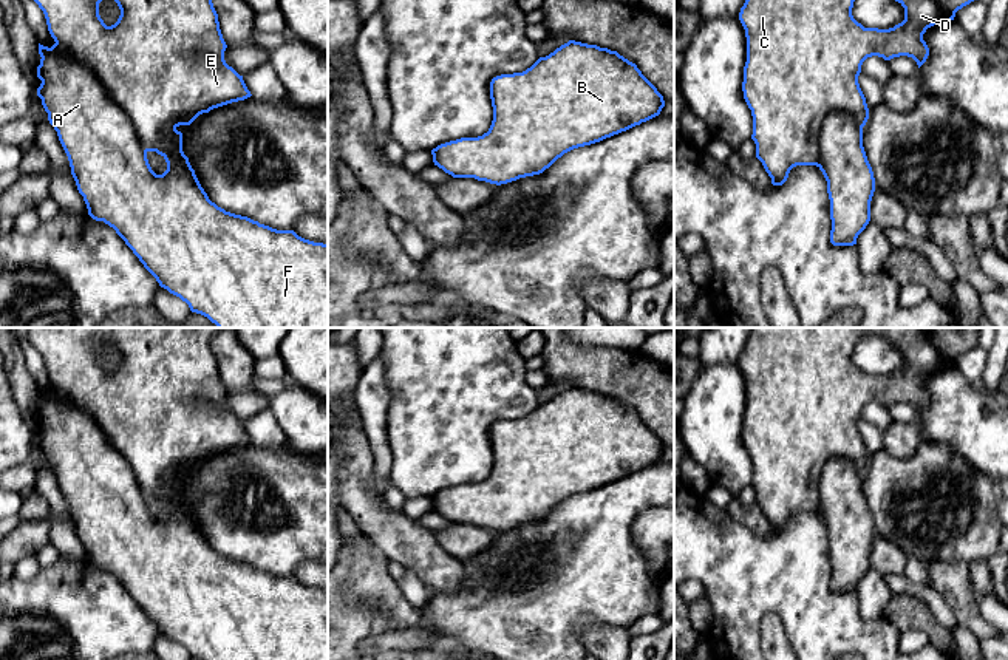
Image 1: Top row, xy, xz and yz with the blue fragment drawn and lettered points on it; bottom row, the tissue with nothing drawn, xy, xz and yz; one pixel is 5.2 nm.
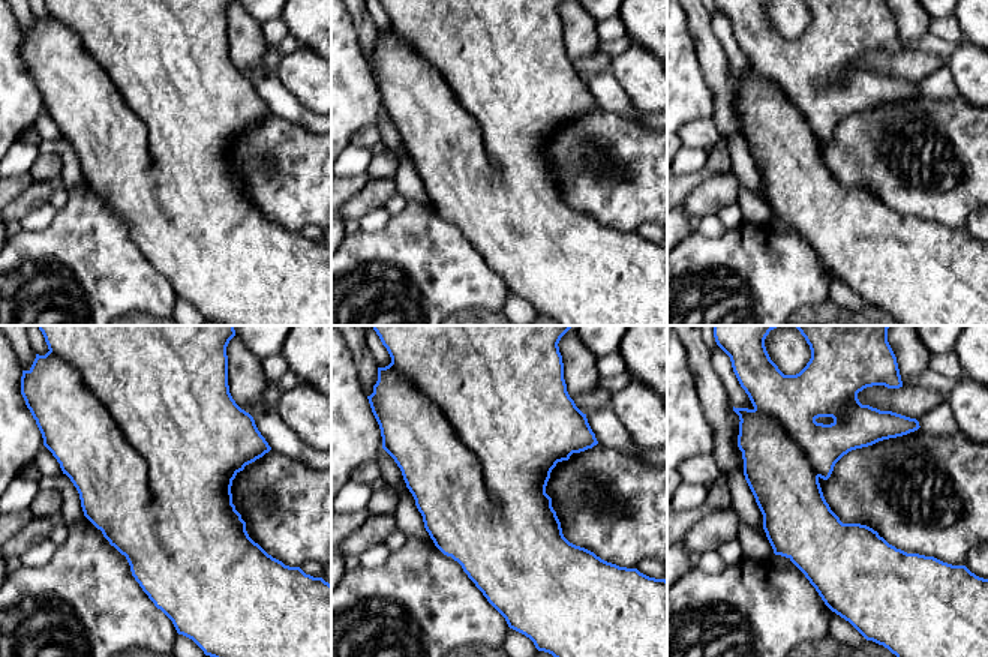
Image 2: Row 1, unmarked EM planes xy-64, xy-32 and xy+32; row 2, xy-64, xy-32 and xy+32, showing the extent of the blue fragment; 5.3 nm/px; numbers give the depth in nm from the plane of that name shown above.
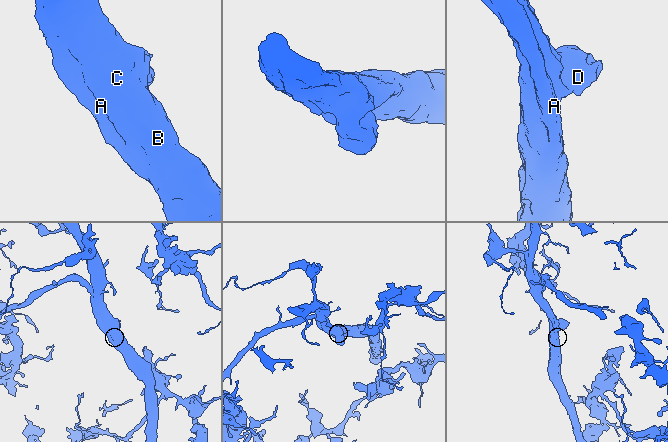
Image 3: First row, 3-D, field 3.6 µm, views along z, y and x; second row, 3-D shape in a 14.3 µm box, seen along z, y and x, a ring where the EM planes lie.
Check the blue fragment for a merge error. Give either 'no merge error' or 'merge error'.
no merge error

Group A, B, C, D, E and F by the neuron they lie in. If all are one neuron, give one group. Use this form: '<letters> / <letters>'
A B C D E F

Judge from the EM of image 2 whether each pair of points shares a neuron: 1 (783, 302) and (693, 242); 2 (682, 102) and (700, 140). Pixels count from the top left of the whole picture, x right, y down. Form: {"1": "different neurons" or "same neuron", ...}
{"1": "same neuron", "2": "different neurons"}

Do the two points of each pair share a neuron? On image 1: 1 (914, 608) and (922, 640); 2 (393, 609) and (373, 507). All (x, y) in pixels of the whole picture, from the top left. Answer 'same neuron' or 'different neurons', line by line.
1: different neurons
2: different neurons

